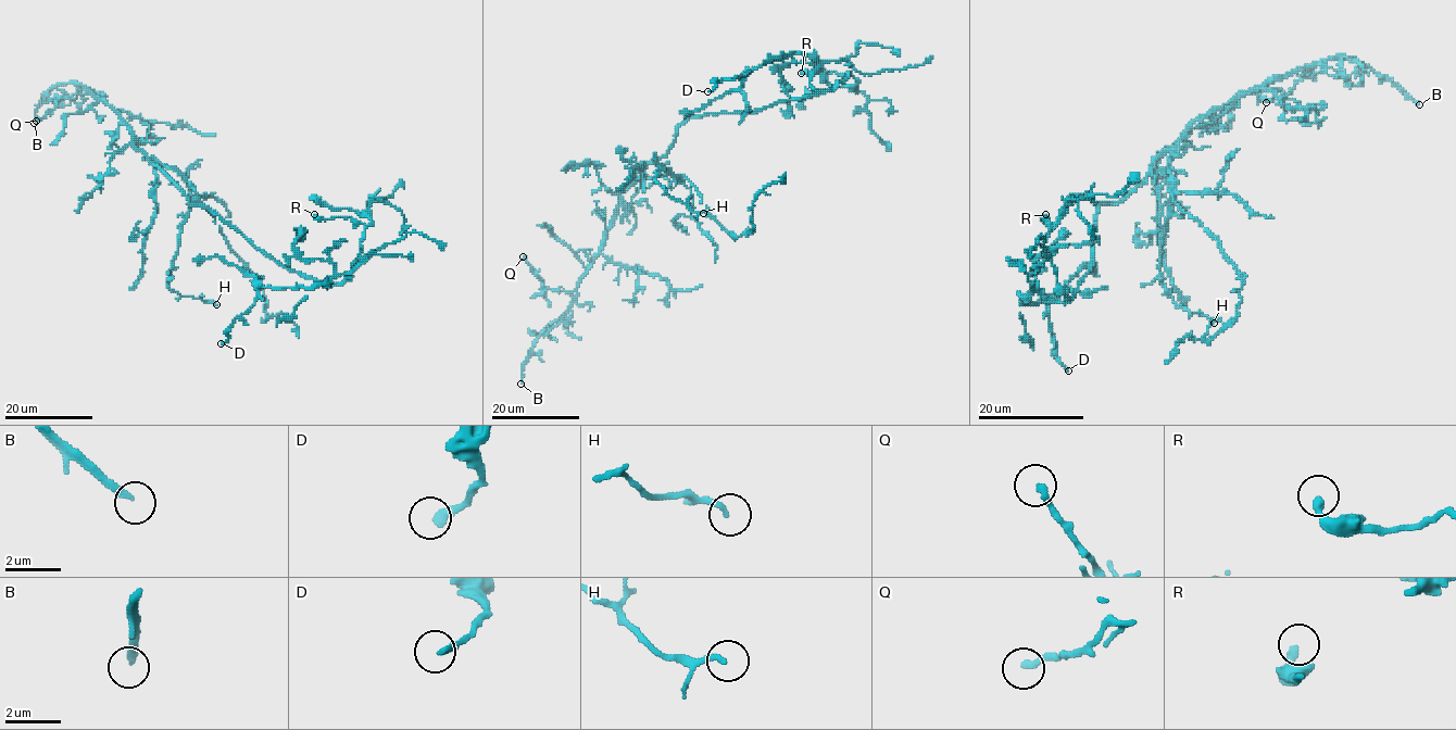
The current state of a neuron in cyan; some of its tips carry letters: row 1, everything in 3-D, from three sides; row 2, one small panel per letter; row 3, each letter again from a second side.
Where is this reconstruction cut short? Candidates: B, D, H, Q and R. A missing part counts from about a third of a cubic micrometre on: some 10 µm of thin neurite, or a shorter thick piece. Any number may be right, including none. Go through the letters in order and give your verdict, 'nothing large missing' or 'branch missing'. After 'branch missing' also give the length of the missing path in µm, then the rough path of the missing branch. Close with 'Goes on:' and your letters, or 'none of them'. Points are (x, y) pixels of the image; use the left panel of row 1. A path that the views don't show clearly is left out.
B: nothing large missing
D: branch missing | 8 µm
H: branch missing | 9 µm
Q: nothing large missing
R: nothing large missing
Goes on: D, H

